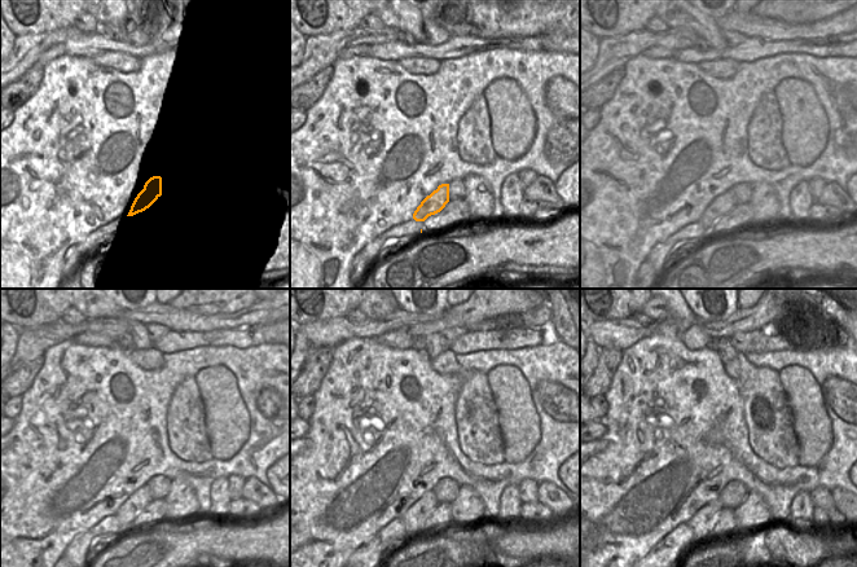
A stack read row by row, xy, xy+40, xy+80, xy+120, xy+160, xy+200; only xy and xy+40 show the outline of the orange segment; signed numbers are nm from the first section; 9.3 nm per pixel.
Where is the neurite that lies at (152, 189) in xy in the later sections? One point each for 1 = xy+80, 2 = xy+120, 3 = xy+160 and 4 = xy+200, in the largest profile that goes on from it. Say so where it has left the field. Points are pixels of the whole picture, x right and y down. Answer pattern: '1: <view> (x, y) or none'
1: xy+80 (724, 203)
2: xy+120 (137, 501)
3: xy+160 (414, 518)
4: xy+200 (702, 522)

